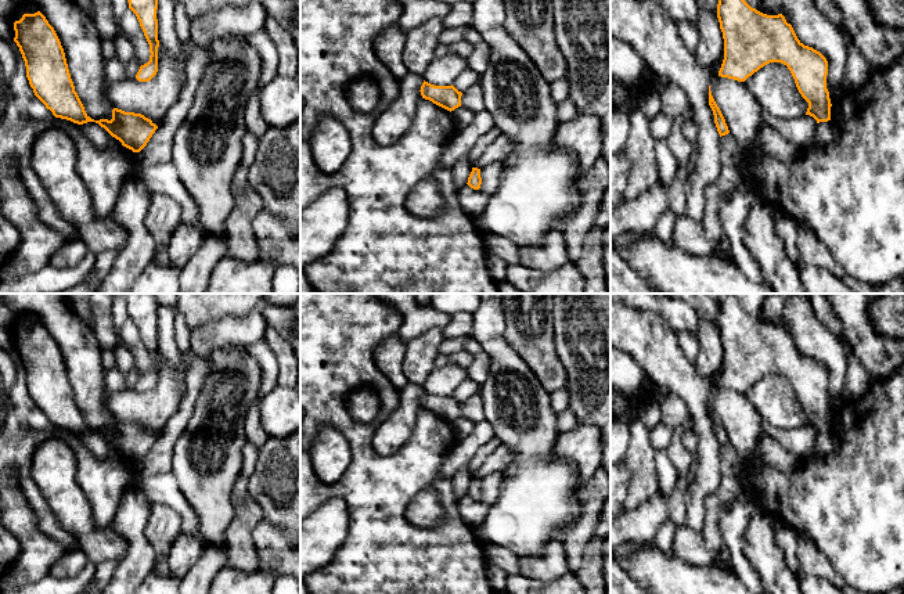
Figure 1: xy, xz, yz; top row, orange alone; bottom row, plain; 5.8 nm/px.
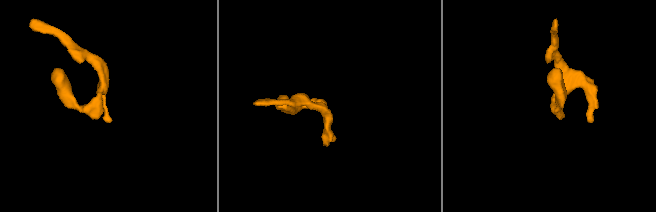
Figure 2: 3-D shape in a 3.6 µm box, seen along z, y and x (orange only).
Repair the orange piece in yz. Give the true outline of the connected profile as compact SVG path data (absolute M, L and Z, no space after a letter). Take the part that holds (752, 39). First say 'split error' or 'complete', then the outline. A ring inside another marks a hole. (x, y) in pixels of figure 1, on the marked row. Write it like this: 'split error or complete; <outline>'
complete; M718 0L717 18L724 39L718 76L745 82L764 65L781 62L788 66L799 93L808 102L806 115L817 123L831 120L828 61L797 39L782 14L763 14L745 0Z

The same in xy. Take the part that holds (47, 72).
complete; M37 11L14 22L14 42L26 66L35 96L55 118L78 125L96 122L123 147L140 152L158 126L141 114L112 109L112 119L91 119L75 91L61 42L46 17Z

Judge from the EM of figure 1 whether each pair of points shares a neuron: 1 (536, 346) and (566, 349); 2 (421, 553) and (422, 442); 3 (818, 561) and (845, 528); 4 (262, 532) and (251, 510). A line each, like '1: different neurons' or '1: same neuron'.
1: different neurons
2: same neuron
3: different neurons
4: different neurons

